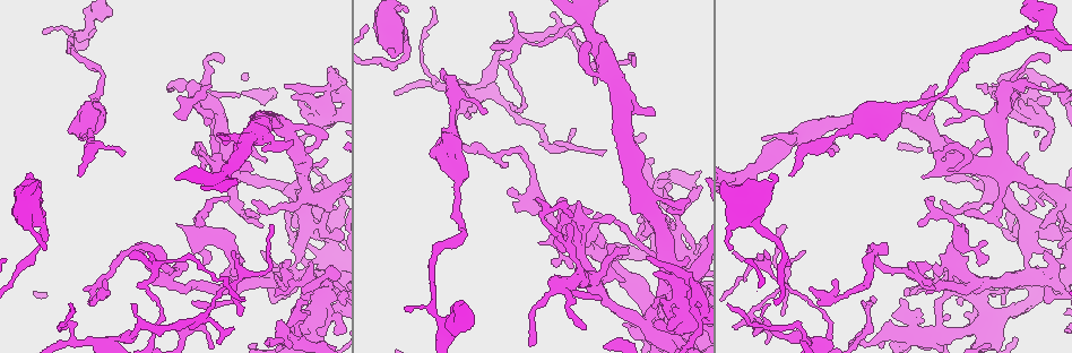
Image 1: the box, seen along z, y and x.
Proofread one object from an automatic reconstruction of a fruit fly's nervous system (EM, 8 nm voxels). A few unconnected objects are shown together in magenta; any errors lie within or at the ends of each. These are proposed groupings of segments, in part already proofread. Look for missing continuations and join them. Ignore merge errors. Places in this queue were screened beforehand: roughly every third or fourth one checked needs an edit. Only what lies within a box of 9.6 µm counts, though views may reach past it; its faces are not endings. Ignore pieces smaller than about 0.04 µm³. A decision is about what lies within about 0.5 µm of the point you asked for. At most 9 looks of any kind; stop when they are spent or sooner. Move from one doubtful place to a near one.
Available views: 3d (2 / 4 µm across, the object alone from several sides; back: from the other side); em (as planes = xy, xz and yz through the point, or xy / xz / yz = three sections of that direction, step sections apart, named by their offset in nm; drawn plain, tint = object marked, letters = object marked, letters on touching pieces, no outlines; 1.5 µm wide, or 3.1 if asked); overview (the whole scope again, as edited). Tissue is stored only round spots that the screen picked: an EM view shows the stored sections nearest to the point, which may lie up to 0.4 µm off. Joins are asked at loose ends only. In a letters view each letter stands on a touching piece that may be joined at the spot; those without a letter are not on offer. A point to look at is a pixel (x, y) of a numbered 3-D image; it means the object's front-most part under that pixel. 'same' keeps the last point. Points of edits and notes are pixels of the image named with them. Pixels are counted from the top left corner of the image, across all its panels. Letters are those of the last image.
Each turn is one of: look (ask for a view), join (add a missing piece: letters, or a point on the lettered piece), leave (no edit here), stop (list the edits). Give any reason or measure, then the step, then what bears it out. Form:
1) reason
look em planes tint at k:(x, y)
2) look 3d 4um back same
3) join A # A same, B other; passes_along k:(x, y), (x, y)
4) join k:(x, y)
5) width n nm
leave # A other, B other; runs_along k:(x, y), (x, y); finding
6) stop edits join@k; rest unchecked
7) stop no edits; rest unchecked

tapers out
look em xz step 8 letters at 1:(147, 253)

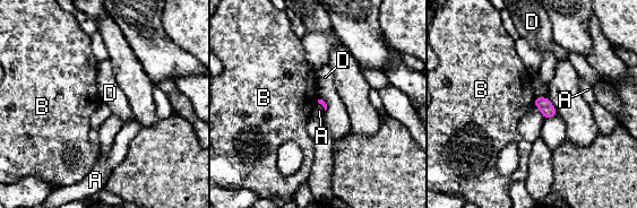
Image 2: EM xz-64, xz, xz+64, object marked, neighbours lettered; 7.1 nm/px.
another direction
look em planes letters same

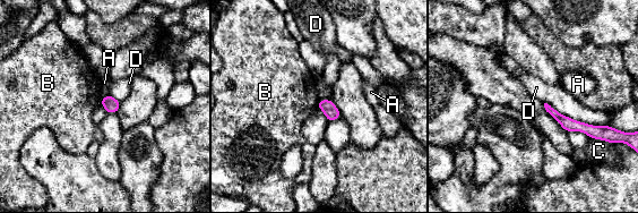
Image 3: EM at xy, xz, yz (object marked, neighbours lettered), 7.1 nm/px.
leave # A other, B other, C other, D other; border 3:(317, 101), (318, 107); none of them fits

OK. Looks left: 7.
branch stops here
look 3d 2um back at 1:(444, 71)

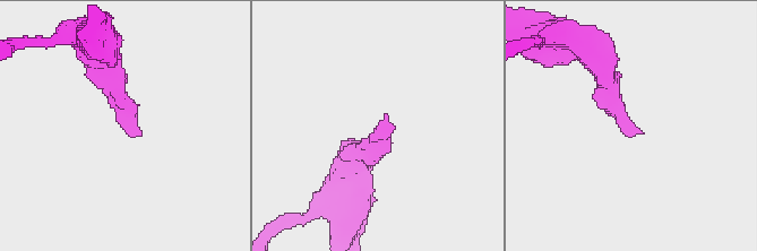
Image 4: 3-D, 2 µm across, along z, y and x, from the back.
shape alone is not enough
look em planes letters at 4:(132, 130)

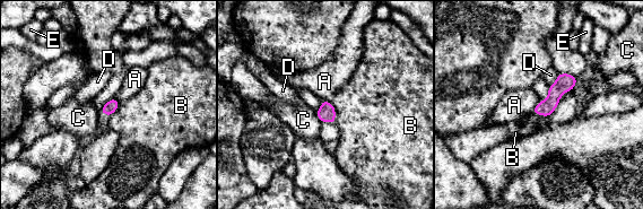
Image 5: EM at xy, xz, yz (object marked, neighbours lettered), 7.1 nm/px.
leave # A other, B other, C other, D other, E other; border 5:(330, 103), (335, 109), (336, 122); none of them fits

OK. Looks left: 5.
tapers out
look 3d 2um at 1:(262, 228)

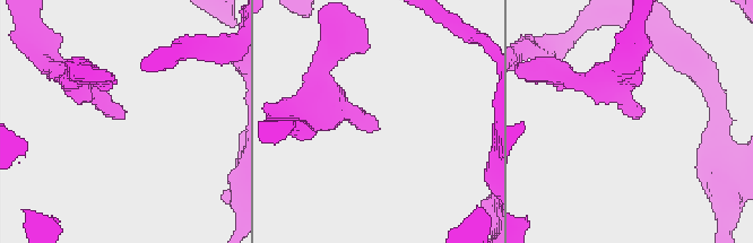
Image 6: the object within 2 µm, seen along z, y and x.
look em yz step 8 letters at 6:(628, 116)

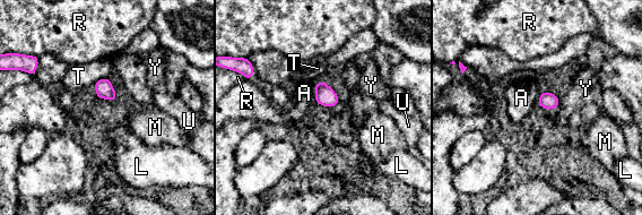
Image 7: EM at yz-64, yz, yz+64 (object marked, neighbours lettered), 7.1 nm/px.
leave # A other, L other, M other, R other, T other, U other, Y other; border 7:(313, 84), (314, 100); no lettered piece goes on from it

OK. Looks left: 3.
free end
look 3d 4um at 1:(572, 219)

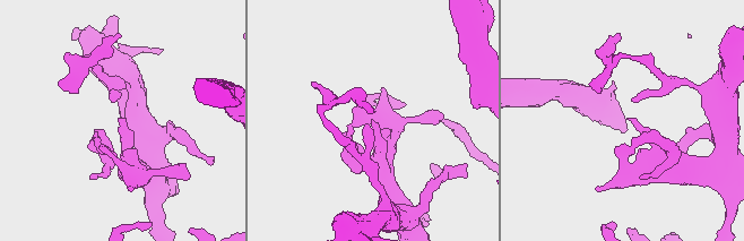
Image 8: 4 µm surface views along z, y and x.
look em planes letters at 8:(120, 118)

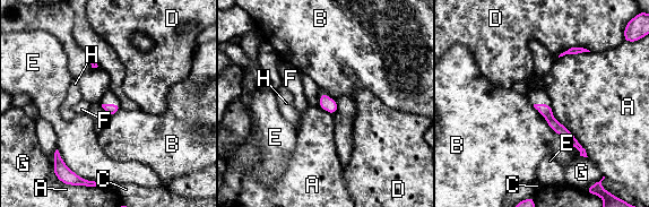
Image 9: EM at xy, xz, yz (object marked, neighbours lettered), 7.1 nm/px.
longest_contact A 460 nm
leave # A other, B other, C other, D other, E other, F other, G other, H other; runs_along 9:(538, 106), (582, 153); no lettered piece goes on from it

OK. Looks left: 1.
stop no edits; rest unchecked

